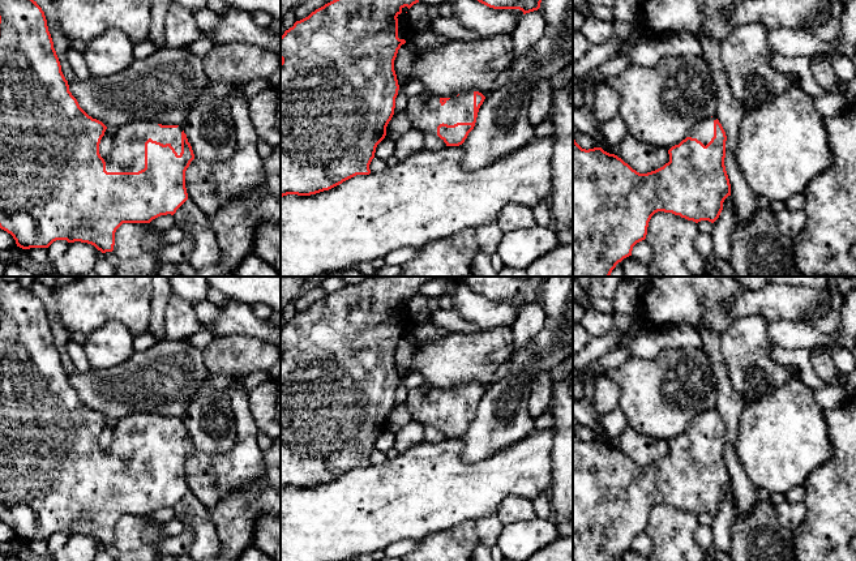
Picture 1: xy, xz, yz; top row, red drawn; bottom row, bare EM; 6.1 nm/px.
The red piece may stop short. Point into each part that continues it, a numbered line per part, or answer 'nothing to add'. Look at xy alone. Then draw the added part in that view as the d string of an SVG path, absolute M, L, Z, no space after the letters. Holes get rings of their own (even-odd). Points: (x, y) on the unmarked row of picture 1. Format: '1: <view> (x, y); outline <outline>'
1: xy (128, 445); outline M133 414L127 417L119 419L115 427L115 436L111 446L106 454L107 464L138 464L145 461L145 434L151 431L153 433L163 437L170 436L177 447L181 445L181 424L183 419L177 420L160 420L154 414Z

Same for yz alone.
1: yz (703, 422); outline M715 408L698 412L690 420L688 429L697 431L706 438L714 429L714 414L715 412L716 412Z

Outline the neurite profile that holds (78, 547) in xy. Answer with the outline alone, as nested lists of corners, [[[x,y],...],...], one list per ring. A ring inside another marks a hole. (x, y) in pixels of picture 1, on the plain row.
[[[81,534],[69,535],[67,544],[57,551],[54,561],[94,561],[102,544],[94,538]]]

